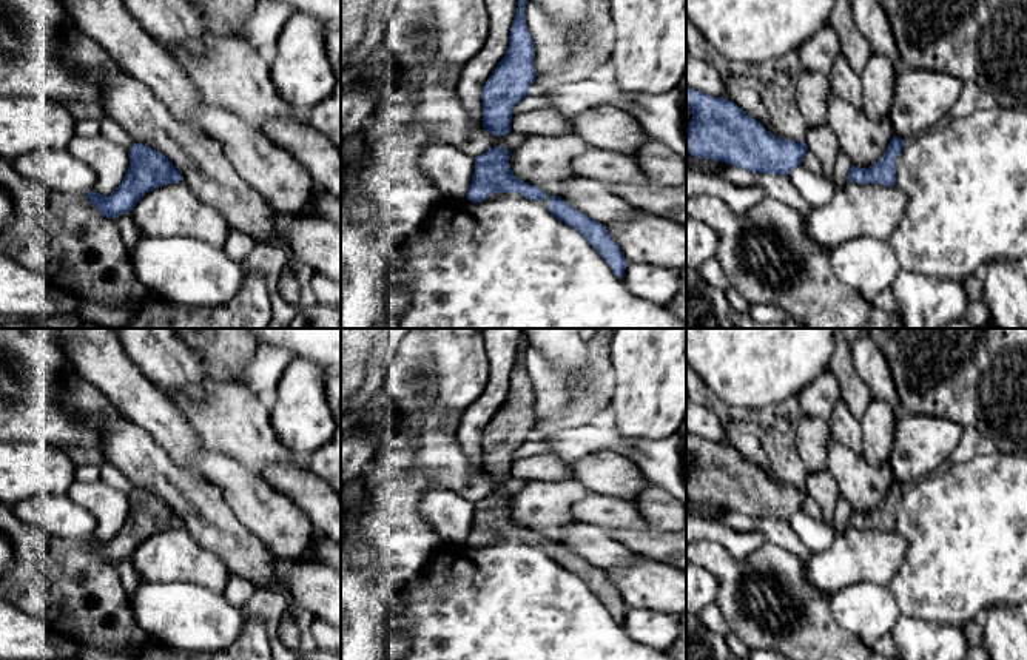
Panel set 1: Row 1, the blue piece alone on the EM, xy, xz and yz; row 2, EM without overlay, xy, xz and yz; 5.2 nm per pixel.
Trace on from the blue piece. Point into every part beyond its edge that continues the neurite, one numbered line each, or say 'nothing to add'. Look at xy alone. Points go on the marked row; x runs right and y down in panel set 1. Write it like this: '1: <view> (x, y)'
nothing to add

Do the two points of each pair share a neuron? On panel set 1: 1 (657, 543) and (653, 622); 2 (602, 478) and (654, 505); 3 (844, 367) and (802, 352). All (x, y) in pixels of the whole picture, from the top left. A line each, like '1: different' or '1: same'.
1: different
2: same
3: different

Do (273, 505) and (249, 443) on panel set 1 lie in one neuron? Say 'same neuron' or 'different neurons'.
same neuron

